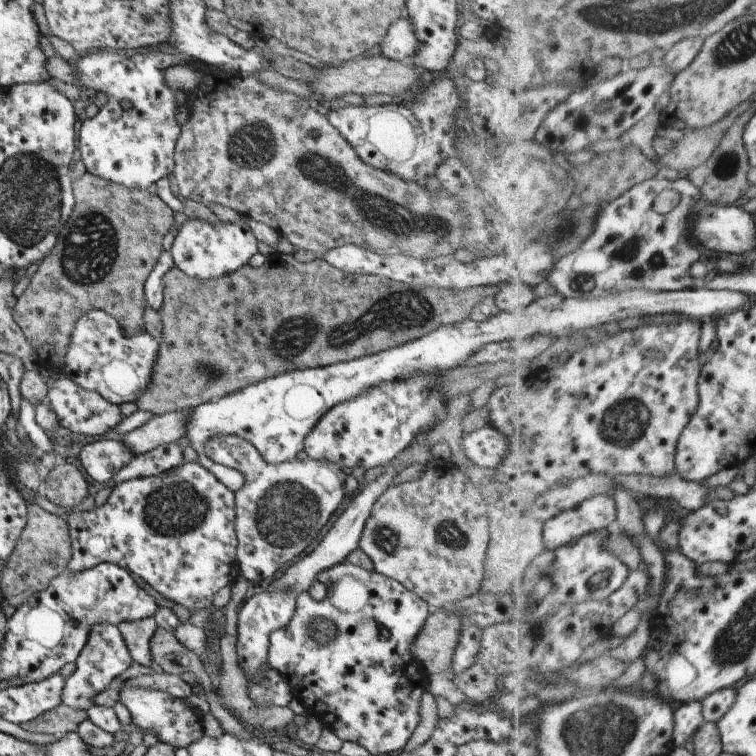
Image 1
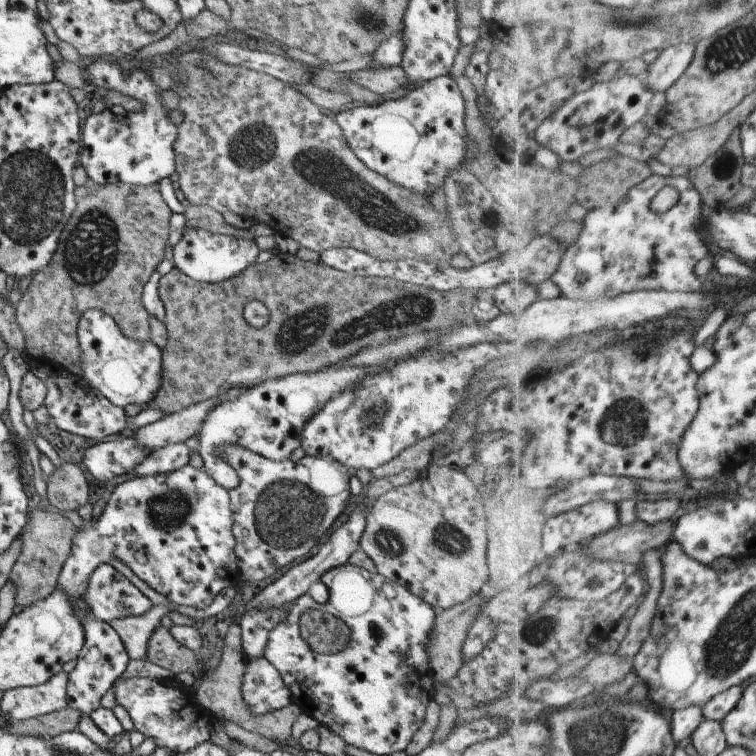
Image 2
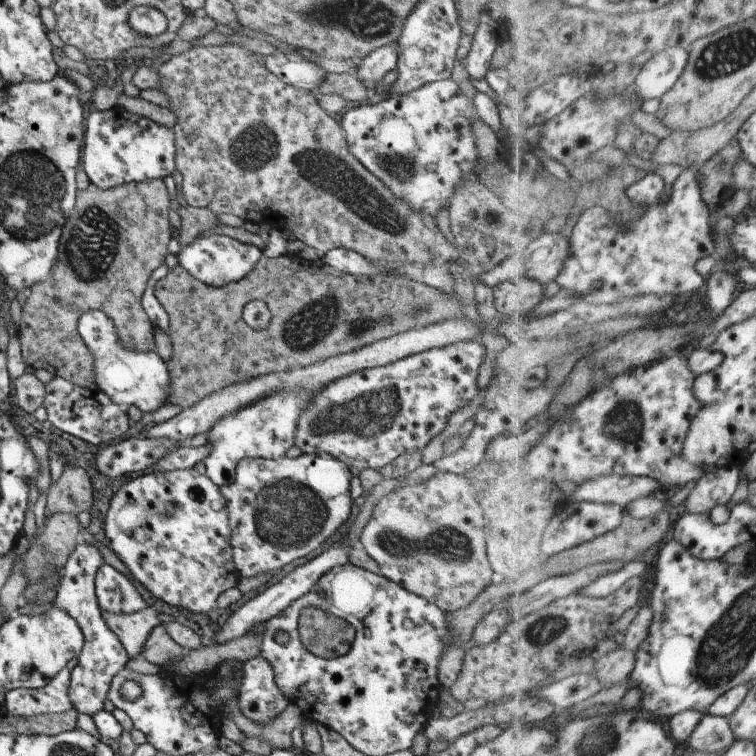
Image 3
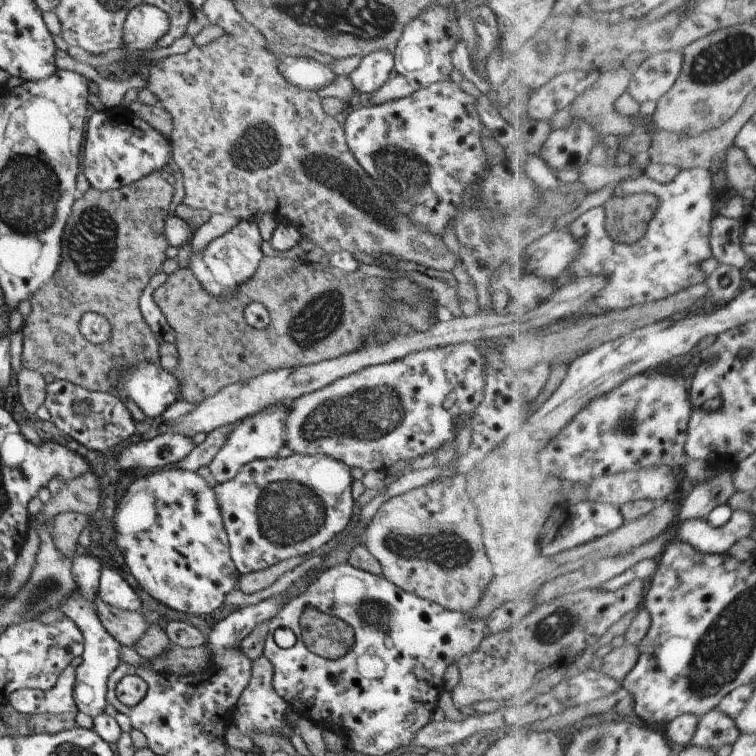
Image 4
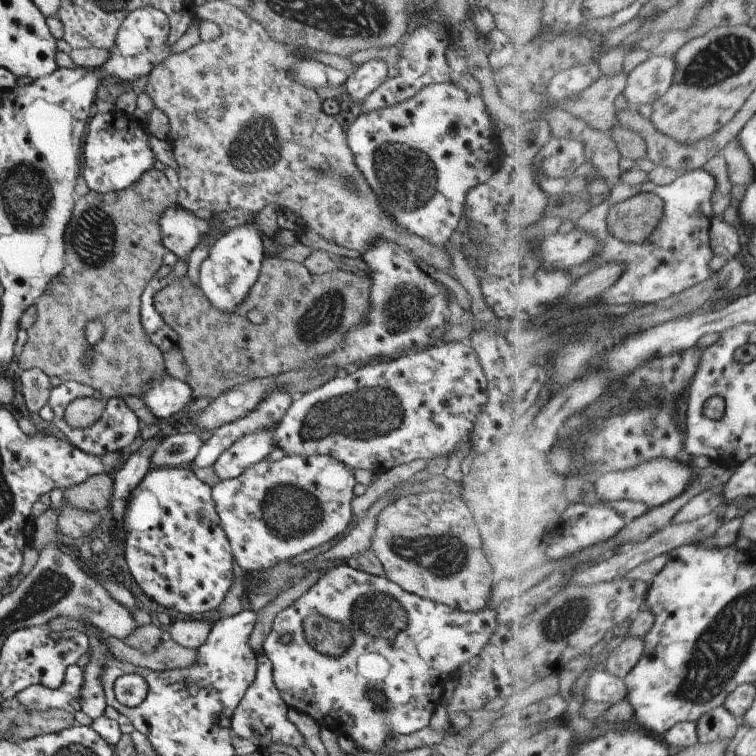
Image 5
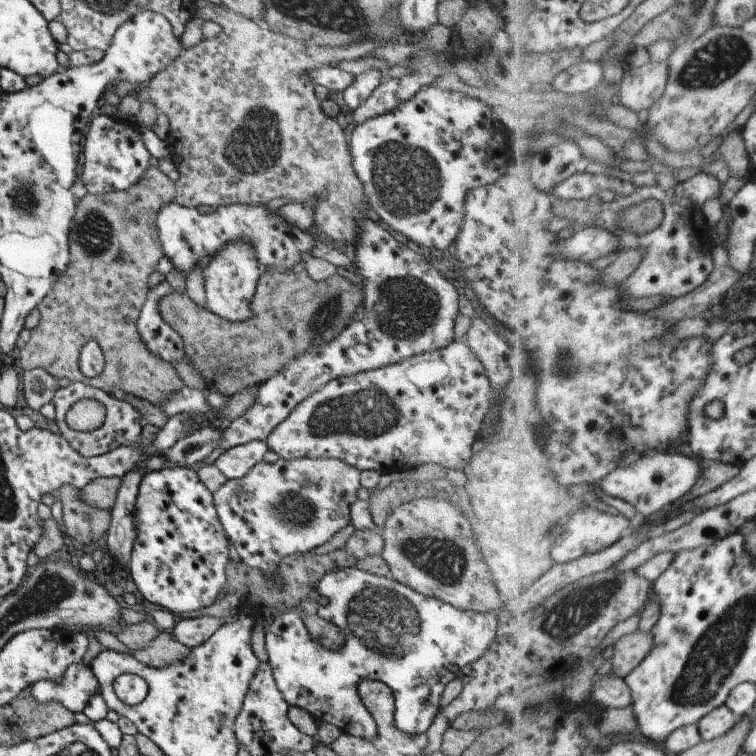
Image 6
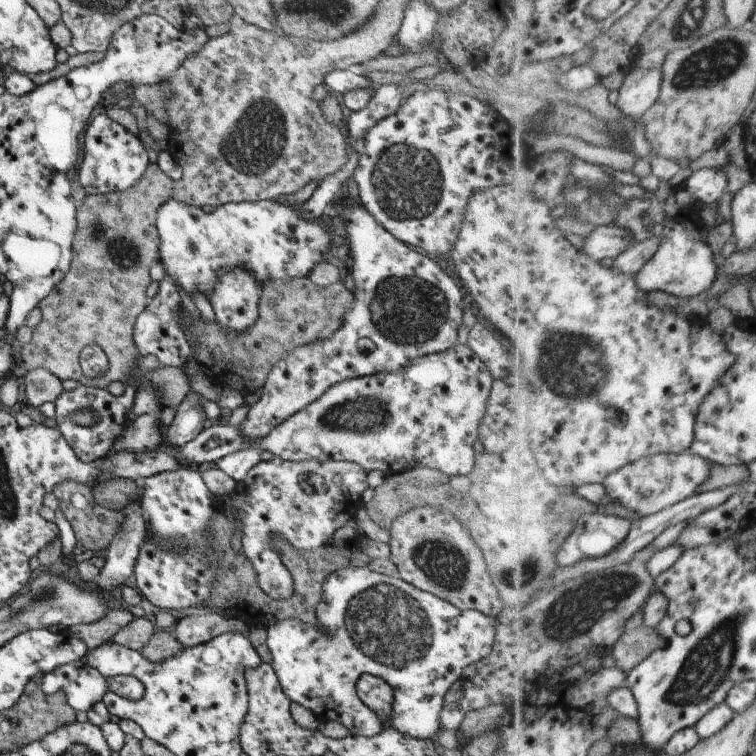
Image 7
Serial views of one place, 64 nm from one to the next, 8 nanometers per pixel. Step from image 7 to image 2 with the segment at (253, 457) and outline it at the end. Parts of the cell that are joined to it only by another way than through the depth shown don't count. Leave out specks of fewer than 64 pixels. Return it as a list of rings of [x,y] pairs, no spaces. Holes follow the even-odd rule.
[[[387,360],[373,366],[353,366],[353,368],[339,368],[329,366],[327,370],[308,371],[267,379],[245,390],[241,396],[237,396],[231,402],[217,404],[209,414],[205,414],[201,422],[201,430],[198,432],[198,446],[196,452],[202,460],[203,469],[217,486],[231,489],[239,482],[237,473],[223,458],[221,450],[227,444],[241,446],[249,452],[272,461],[285,460],[289,454],[300,446],[299,432],[305,422],[314,416],[317,410],[321,410],[323,402],[331,400],[339,392],[351,390],[355,382],[359,384],[367,374],[379,374],[391,370],[398,360]]]

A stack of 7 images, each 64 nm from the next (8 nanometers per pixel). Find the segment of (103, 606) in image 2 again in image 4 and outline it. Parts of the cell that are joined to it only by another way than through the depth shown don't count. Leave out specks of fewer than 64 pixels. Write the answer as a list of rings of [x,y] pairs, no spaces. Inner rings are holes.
[[[109,568],[99,569],[97,595],[107,606],[115,606],[115,610],[139,611],[141,601],[123,578]]]

